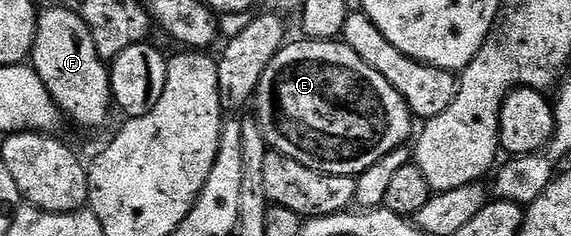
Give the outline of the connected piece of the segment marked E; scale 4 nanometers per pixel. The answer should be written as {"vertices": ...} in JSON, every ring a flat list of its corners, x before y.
{"vertices":[[299,38,296,44,291,43,284,43,276,51,253,97,253,118,259,124,268,149,326,176,358,177,412,139,413,117,401,94,397,94,397,90,393,90,393,86,389,86,389,82,385,82,385,78,381,78,381,74,377,74,377,70,366,64,349,45,338,39]]}

